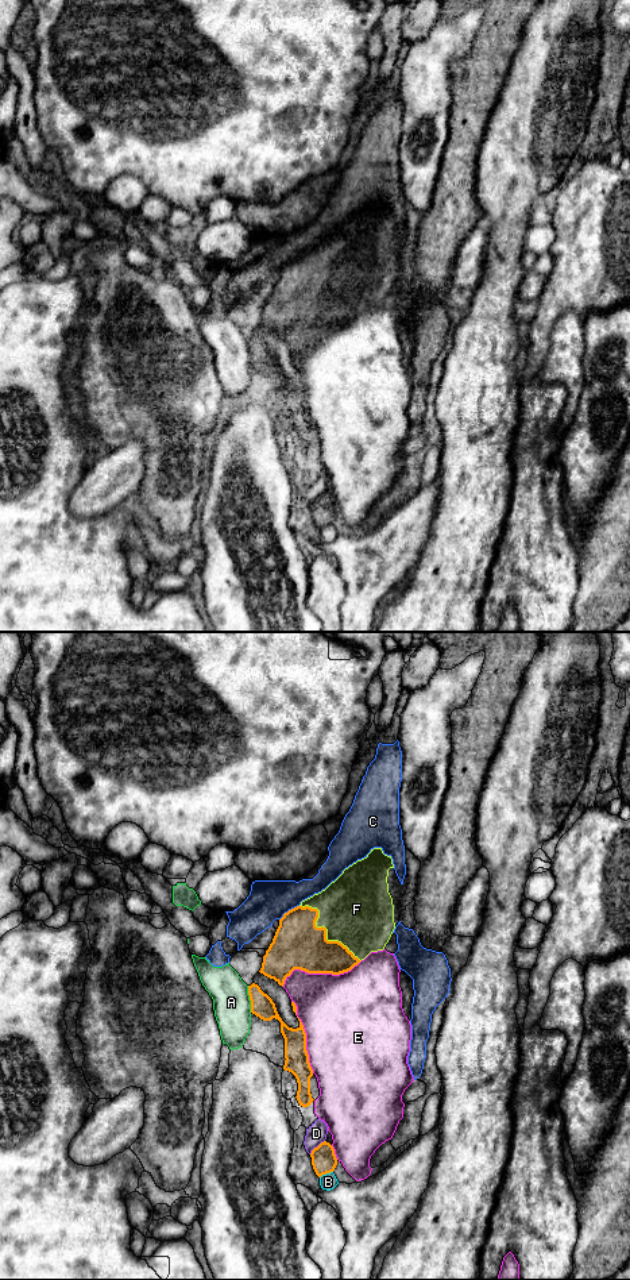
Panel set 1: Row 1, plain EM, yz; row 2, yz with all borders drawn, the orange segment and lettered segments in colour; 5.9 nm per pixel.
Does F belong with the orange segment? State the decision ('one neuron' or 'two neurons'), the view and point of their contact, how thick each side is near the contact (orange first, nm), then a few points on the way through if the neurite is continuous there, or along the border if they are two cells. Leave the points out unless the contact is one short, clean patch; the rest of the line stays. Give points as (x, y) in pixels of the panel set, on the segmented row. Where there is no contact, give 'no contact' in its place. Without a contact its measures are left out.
one neuron | yz (325, 930) | 300/440 nm

